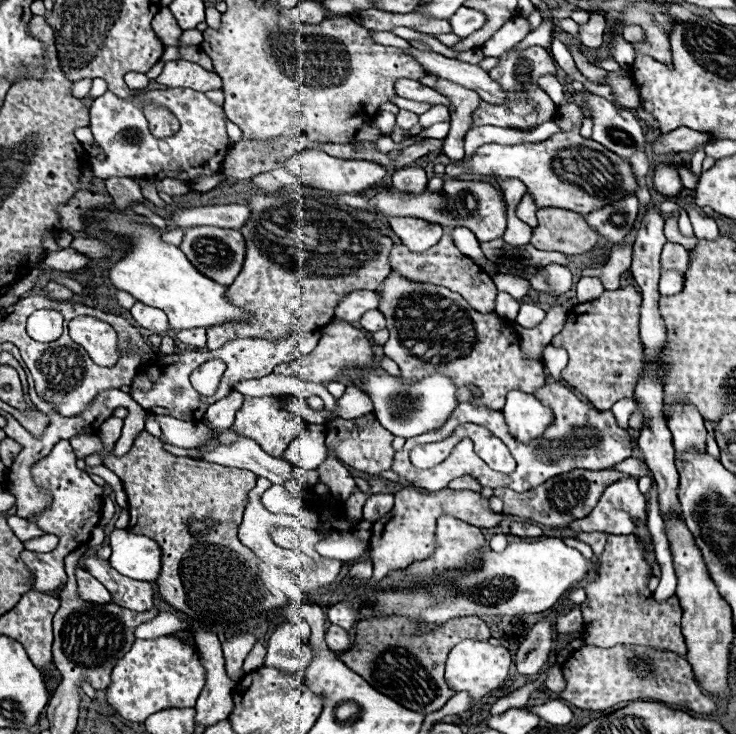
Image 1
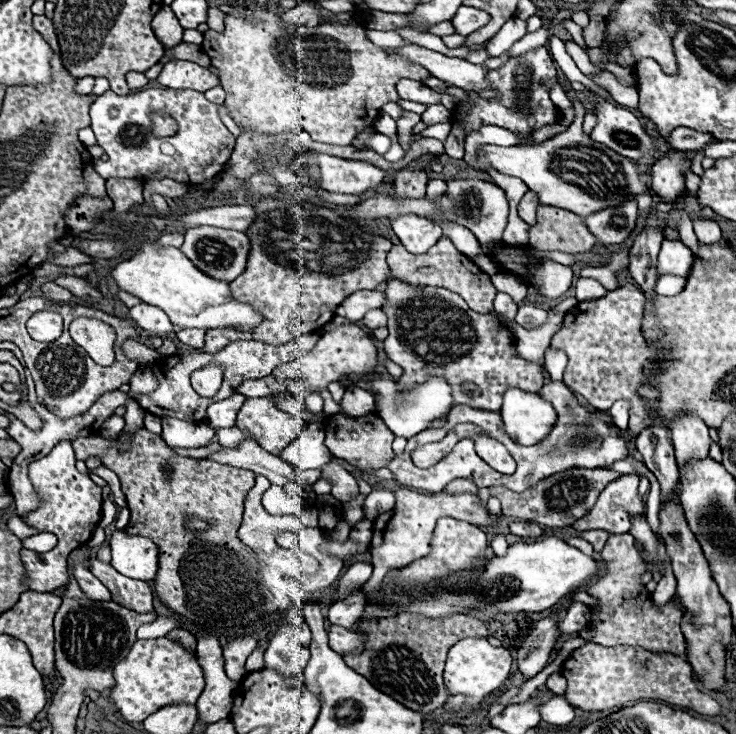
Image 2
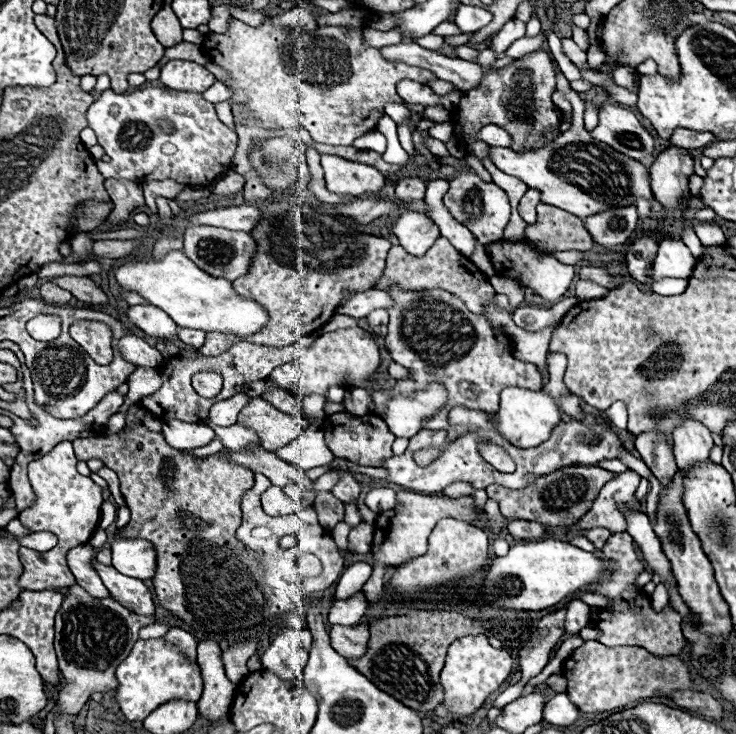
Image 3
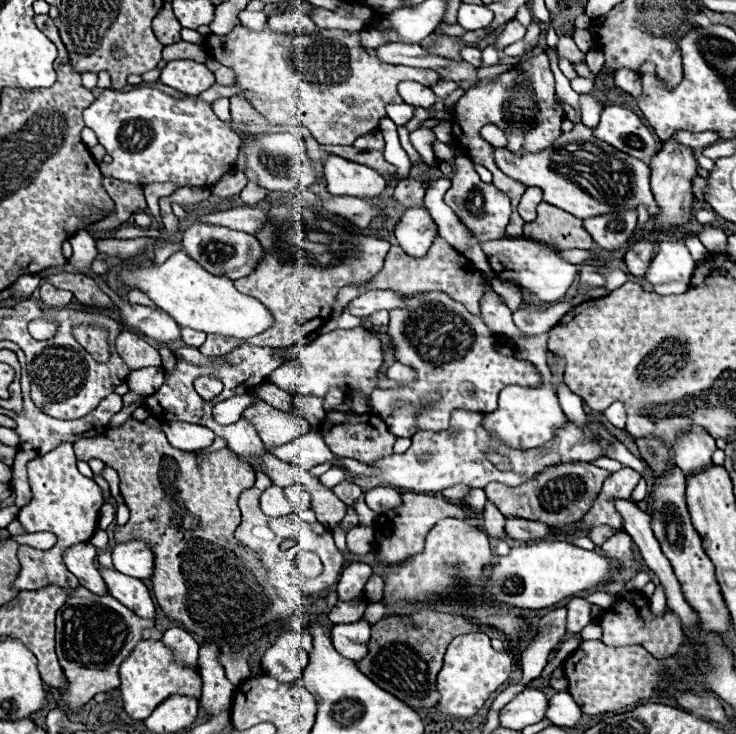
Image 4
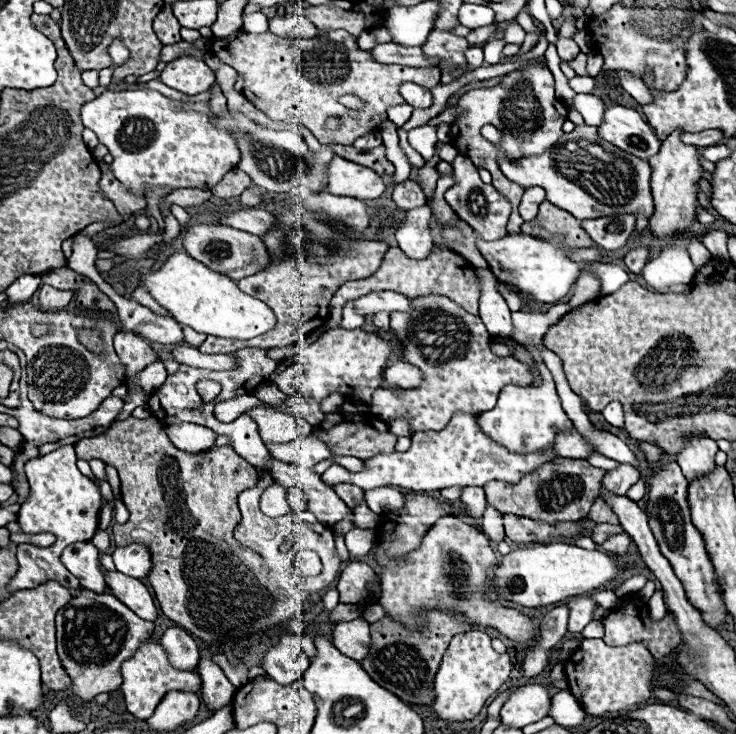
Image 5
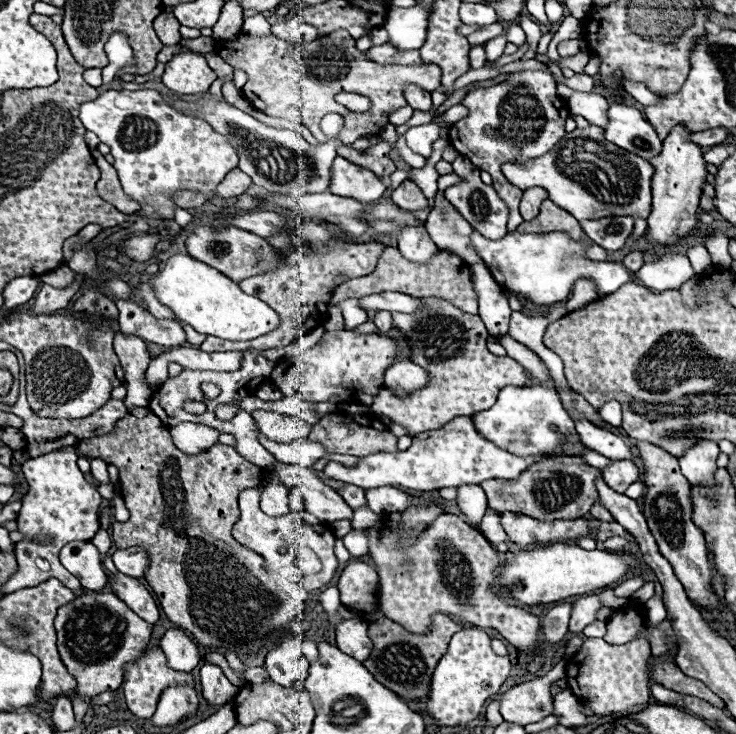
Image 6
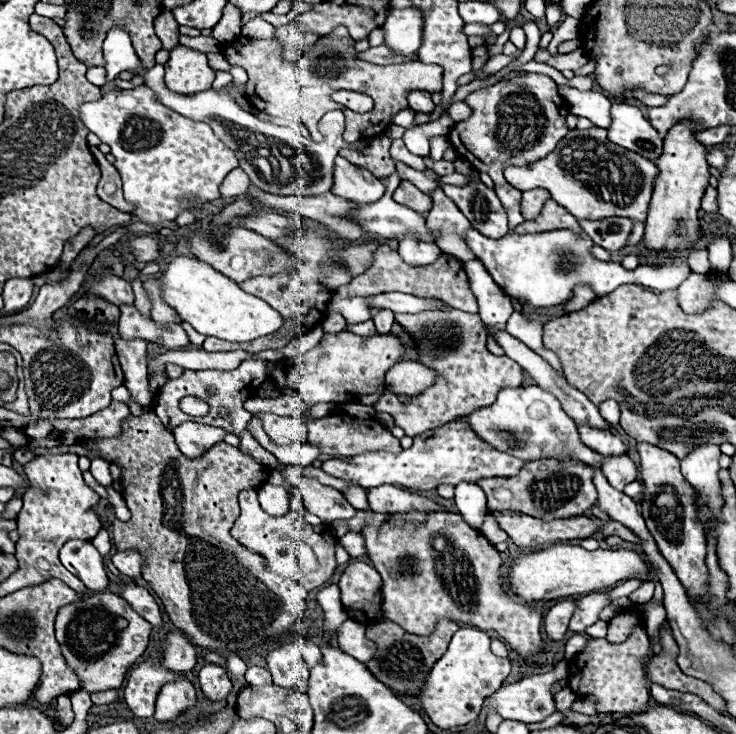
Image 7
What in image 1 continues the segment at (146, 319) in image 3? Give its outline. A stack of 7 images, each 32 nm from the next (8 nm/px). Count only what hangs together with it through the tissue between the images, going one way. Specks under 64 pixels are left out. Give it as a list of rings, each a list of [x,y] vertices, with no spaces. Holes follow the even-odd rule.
[[[136,302],[132,306],[130,314],[132,314],[132,318],[136,320],[138,326],[142,326],[146,330],[152,330],[154,334],[166,334],[170,330],[168,318],[158,308],[152,308],[152,306],[146,306],[142,302]]]

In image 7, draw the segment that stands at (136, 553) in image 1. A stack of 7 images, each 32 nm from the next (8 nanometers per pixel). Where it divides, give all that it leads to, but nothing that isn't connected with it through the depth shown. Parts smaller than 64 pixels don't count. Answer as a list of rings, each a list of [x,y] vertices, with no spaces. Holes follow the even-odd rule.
[[[122,550],[112,556],[114,566],[120,570],[120,574],[138,578],[142,576],[142,566],[144,566],[144,556],[138,550]]]

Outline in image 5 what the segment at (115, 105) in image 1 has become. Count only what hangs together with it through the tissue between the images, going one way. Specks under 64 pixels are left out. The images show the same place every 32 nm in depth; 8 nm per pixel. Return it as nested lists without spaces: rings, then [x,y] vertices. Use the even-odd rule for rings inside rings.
[[[140,88],[140,90],[106,90],[92,102],[82,108],[82,122],[86,128],[94,130],[98,140],[108,148],[114,162],[110,172],[132,192],[146,194],[152,186],[172,186],[176,188],[202,188],[212,190],[224,174],[236,168],[240,160],[240,150],[236,138],[230,132],[220,130],[210,122],[210,110],[200,102],[180,102],[172,100],[158,90]]]

